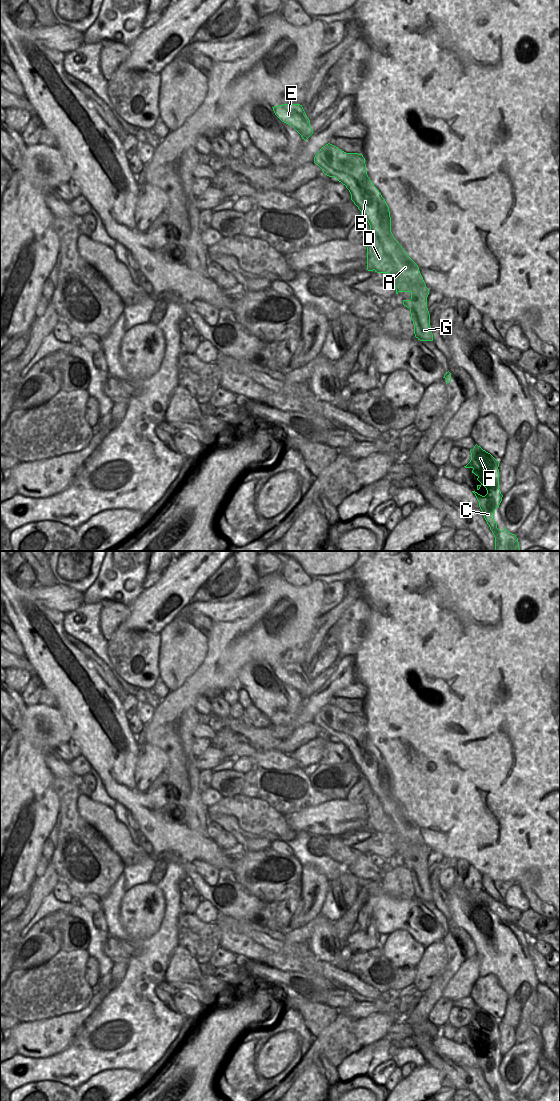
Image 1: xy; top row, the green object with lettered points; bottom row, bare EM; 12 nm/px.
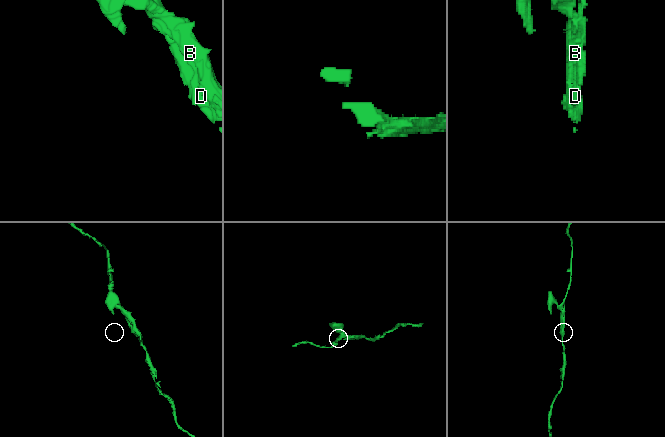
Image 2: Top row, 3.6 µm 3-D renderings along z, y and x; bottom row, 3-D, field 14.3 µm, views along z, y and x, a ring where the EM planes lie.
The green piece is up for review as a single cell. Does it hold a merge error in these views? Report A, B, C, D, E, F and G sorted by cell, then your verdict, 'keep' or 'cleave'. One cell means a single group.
A B C E F G / D | cleave

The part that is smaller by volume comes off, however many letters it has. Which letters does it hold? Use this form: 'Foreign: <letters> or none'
Foreign: D

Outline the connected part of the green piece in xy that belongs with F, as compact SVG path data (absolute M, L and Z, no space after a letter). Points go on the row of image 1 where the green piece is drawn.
M477 444L470 450L470 453L471 460L464 467L472 468L472 473L478 477L477 480L481 484L477 485L477 490L482 485L487 490L485 496L475 491L472 492L475 494L483 516L495 537L495 551L521 551L516 535L510 533L506 527L503 531L498 529L494 519L495 510L497 507L499 508L503 497L499 489L498 467L500 462Z

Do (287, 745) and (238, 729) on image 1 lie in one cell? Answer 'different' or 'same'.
different

